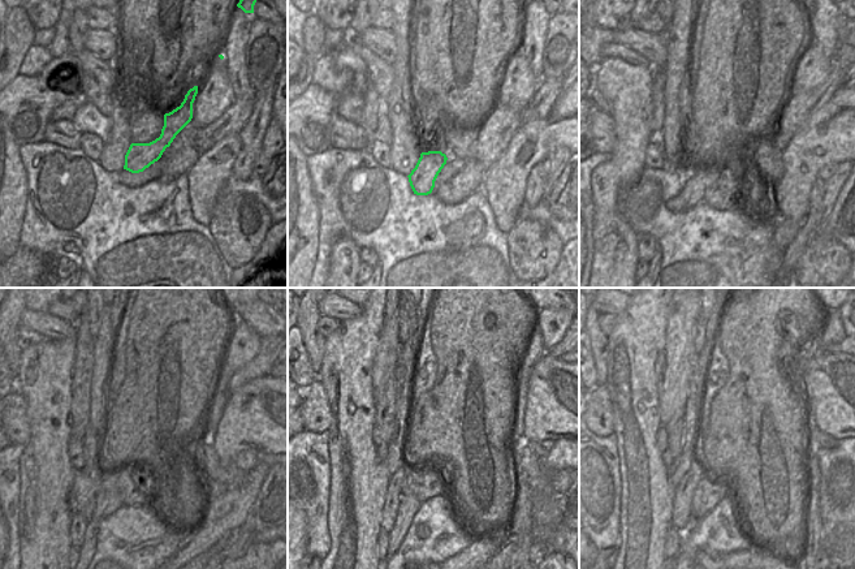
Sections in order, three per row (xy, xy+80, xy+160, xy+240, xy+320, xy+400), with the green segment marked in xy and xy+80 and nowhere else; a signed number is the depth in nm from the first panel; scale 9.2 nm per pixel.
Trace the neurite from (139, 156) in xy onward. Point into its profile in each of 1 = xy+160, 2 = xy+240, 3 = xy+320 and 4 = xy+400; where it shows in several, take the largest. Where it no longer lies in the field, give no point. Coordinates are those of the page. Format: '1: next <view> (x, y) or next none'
1: next xy+160 (705, 192)
2: next xy+240 (108, 500)
3: next xy+320 (409, 505)
4: next xy+400 (694, 522)

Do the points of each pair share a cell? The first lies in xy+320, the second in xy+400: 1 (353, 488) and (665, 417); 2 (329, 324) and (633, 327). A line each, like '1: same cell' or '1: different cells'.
1: different cells
2: different cells

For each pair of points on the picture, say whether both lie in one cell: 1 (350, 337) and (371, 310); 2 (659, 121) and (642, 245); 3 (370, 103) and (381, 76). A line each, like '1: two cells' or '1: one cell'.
1: one cell
2: one cell
3: two cells

